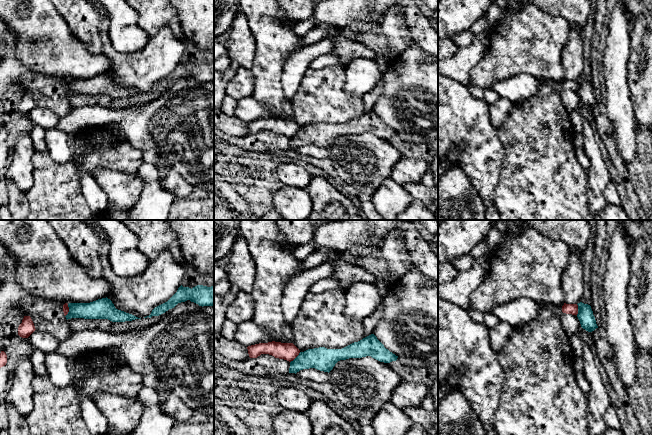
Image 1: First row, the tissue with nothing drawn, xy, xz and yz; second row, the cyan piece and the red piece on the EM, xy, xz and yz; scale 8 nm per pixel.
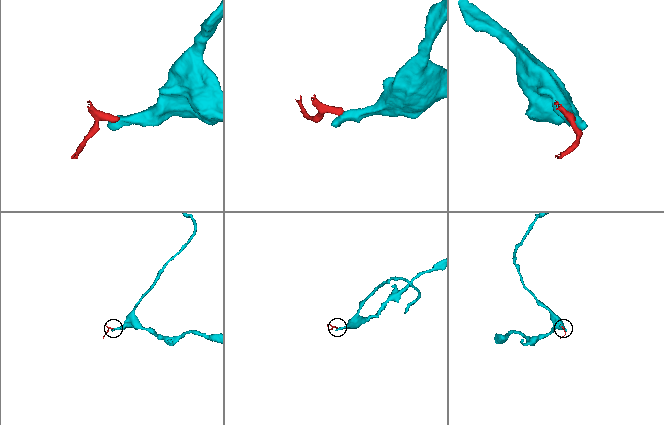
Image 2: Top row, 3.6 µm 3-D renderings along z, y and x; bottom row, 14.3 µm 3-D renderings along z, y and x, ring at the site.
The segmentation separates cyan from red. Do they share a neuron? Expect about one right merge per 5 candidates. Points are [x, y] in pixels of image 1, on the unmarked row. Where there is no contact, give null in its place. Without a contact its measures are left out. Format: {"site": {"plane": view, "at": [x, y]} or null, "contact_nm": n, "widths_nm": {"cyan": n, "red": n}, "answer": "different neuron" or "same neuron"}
{"site": {"plane": "yz", "at": [578, 86]}, "contact_nm": 100, "widths_nm": {"cyan": 130, "red": 80}, "answer": "different neuron"}

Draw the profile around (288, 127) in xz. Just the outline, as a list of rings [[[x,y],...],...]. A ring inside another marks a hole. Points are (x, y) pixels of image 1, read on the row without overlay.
[[[268,118],[259,119],[247,123],[250,134],[257,134],[261,130],[269,130],[275,134],[293,137],[300,126],[293,119]]]

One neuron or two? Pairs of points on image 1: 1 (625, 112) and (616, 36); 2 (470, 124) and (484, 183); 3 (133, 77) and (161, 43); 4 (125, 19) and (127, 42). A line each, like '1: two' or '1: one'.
1: one
2: one
3: one
4: one

